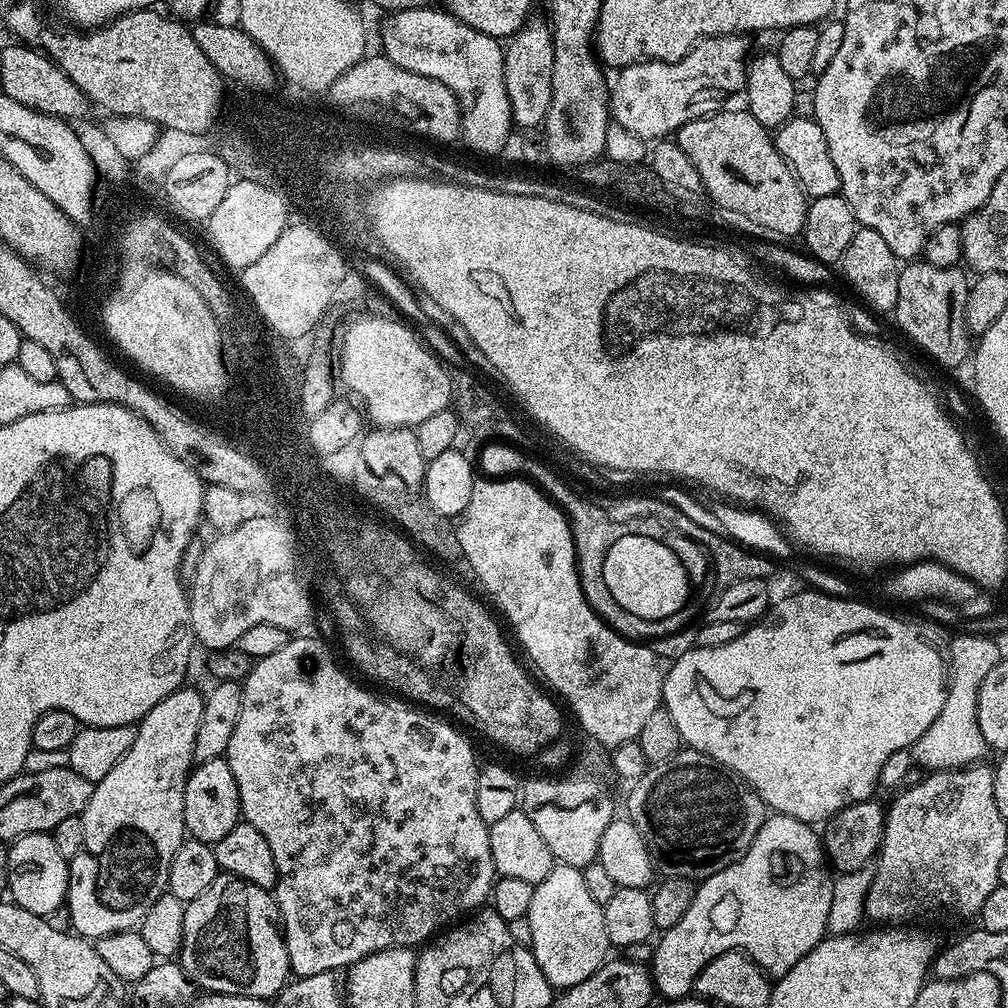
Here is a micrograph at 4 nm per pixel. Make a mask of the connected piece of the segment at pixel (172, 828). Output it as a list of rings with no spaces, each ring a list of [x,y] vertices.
[[[181,686],[177,692],[172,692],[166,698],[162,698],[162,702],[158,702],[158,706],[154,706],[154,710],[150,710],[150,714],[146,714],[141,718],[139,724],[136,725],[134,746],[130,746],[130,750],[126,750],[122,762],[118,762],[118,766],[114,766],[114,770],[110,770],[110,774],[106,774],[106,778],[95,781],[92,793],[90,794],[90,802],[84,807],[82,813],[84,825],[86,826],[84,845],[82,846],[82,850],[78,850],[78,854],[68,865],[66,913],[68,912],[68,920],[72,923],[69,924],[71,931],[75,932],[78,936],[95,942],[101,940],[106,934],[118,934],[119,932],[130,932],[139,929],[142,918],[146,918],[150,906],[154,906],[154,902],[158,902],[160,895],[168,891],[170,862],[174,862],[174,854],[178,854],[178,846],[184,843],[186,839],[184,791],[186,790],[188,773],[194,767],[194,738],[198,738],[198,726],[202,726],[202,714],[204,713],[205,693],[203,691],[199,692],[196,688],[188,687]]]

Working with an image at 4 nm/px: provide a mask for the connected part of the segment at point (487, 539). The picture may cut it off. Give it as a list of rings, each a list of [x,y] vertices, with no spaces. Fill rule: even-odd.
[[[476,478],[472,482],[470,502],[466,502],[466,510],[458,517],[455,529],[467,566],[472,567],[472,572],[480,579],[481,586],[496,599],[497,606],[508,615],[508,620],[512,623],[512,628],[516,631],[516,636],[520,639],[525,654],[536,663],[537,670],[548,679],[549,686],[572,707],[577,722],[584,727],[582,728],[583,735],[598,738],[598,742],[604,744],[608,750],[617,748],[622,742],[637,739],[646,718],[650,718],[650,714],[654,714],[654,710],[658,710],[662,706],[664,679],[668,676],[670,660],[669,657],[659,656],[654,649],[647,648],[649,646],[647,643],[637,642],[635,639],[617,633],[610,625],[605,624],[597,616],[595,610],[588,605],[580,589],[579,574],[576,573],[575,544],[572,541],[571,526],[568,523],[567,515],[535,483],[529,482],[527,479]]]

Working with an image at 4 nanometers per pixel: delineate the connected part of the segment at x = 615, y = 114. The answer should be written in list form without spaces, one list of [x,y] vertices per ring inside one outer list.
[[[744,34],[708,36],[698,41],[678,62],[638,60],[635,64],[619,69],[615,73],[616,81],[613,79],[610,84],[611,119],[646,142],[652,142],[673,135],[686,122],[696,120],[699,116],[710,116],[720,111],[722,104],[719,104],[719,100],[724,100],[735,92],[739,93],[744,87],[748,73],[746,65],[750,59],[748,40],[749,37]]]

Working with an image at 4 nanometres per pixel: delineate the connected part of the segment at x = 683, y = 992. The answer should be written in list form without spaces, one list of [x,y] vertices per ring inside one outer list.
[[[772,814],[765,819],[762,830],[758,830],[758,834],[754,838],[752,845],[744,851],[744,856],[738,862],[734,862],[730,866],[726,866],[726,870],[722,870],[718,874],[714,874],[710,878],[699,881],[696,893],[694,894],[694,902],[690,902],[690,910],[686,910],[686,914],[682,914],[681,920],[674,926],[663,929],[660,941],[655,941],[652,949],[652,958],[650,961],[650,971],[652,973],[652,982],[657,993],[664,995],[665,1001],[685,999],[695,989],[696,979],[700,971],[714,958],[718,958],[720,954],[726,954],[727,951],[741,951],[745,956],[752,959],[760,968],[764,969],[765,975],[769,978],[779,978],[785,976],[790,970],[794,970],[794,966],[798,966],[798,962],[802,962],[802,958],[806,954],[810,954],[810,950],[814,950],[814,946],[818,946],[818,942],[825,939],[828,931],[828,918],[830,916],[830,898],[834,898],[834,890],[832,882],[834,879],[833,869],[830,867],[828,857],[824,855],[824,846],[822,836],[813,825],[803,824],[798,818],[790,818],[789,816],[781,816]]]

